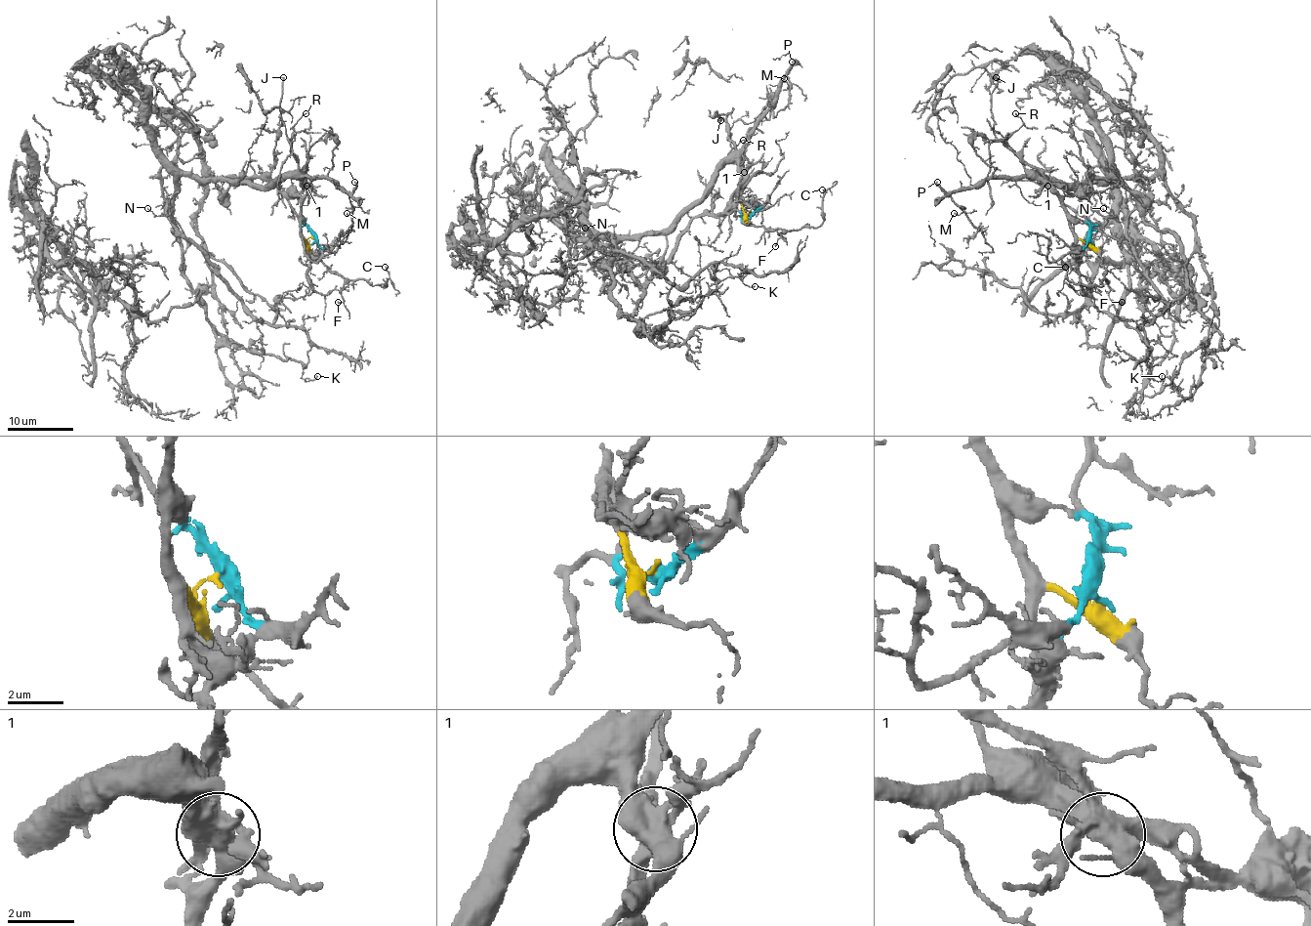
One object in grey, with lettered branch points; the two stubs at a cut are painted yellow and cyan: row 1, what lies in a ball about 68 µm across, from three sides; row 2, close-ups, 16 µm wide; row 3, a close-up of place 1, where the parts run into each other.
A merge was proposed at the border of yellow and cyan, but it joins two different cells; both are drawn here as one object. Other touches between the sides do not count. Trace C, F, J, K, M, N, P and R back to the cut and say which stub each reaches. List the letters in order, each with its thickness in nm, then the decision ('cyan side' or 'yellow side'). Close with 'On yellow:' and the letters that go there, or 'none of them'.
C: calibre 180 nm; yellow side
F: calibre 130 nm; yellow side
J: calibre 150 nm; yellow side
K: calibre 110 nm; yellow side
M: calibre 120 nm; yellow side
N: calibre 110 nm; yellow side
P: calibre 200 nm; yellow side
R: calibre 130 nm; yellow side
On yellow: C, F, J, K, M, N, P, R

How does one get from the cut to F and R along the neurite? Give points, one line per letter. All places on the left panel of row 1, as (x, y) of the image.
F: (312, 235), (309, 243), (312, 252), (345, 278), (343, 298), (338, 302)
R: (312, 235), (307, 242), (302, 235), (302, 204), (307, 195), (298, 157), (291, 151), (295, 123), (307, 113)

